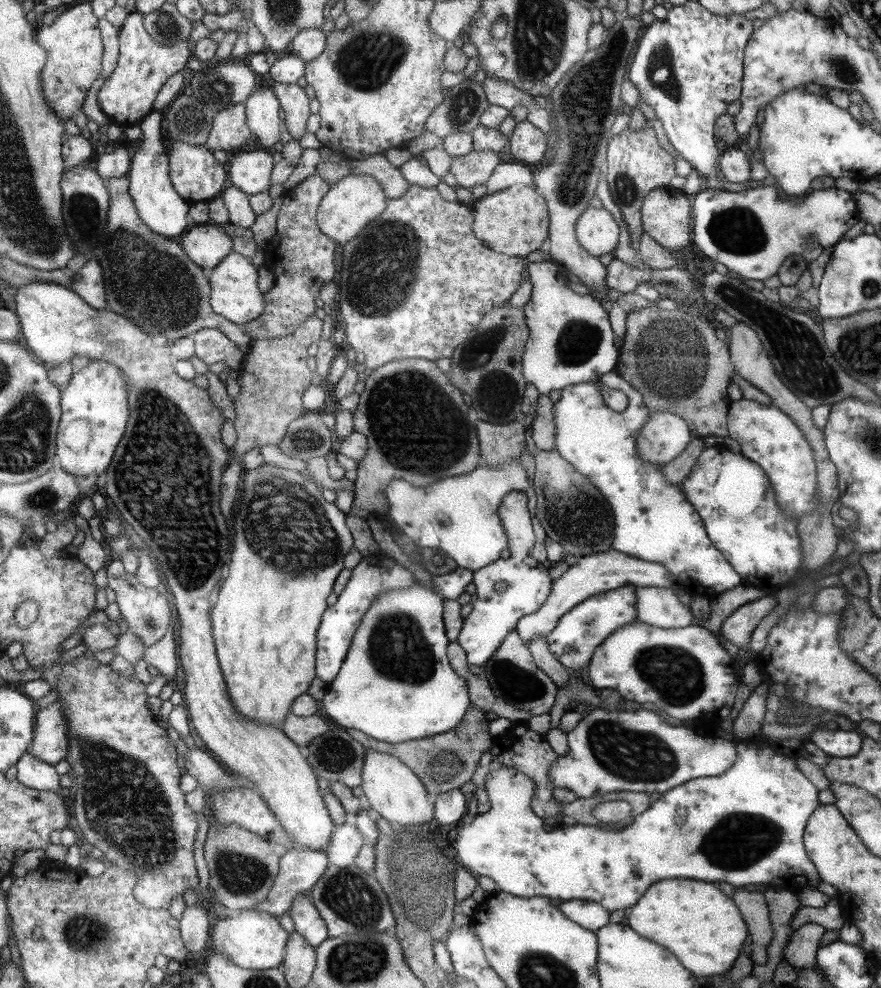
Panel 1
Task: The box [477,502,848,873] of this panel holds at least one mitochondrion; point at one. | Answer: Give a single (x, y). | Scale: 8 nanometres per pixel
(629, 754)

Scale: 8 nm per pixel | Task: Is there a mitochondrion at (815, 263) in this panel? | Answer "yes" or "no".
no

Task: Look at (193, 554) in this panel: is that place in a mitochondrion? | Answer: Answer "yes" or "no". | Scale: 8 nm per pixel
yes

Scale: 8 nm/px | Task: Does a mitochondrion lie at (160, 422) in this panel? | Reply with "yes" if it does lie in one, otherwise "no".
yes

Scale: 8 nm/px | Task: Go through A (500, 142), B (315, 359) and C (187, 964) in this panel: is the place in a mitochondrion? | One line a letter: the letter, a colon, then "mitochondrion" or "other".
A: other
B: other
C: other

